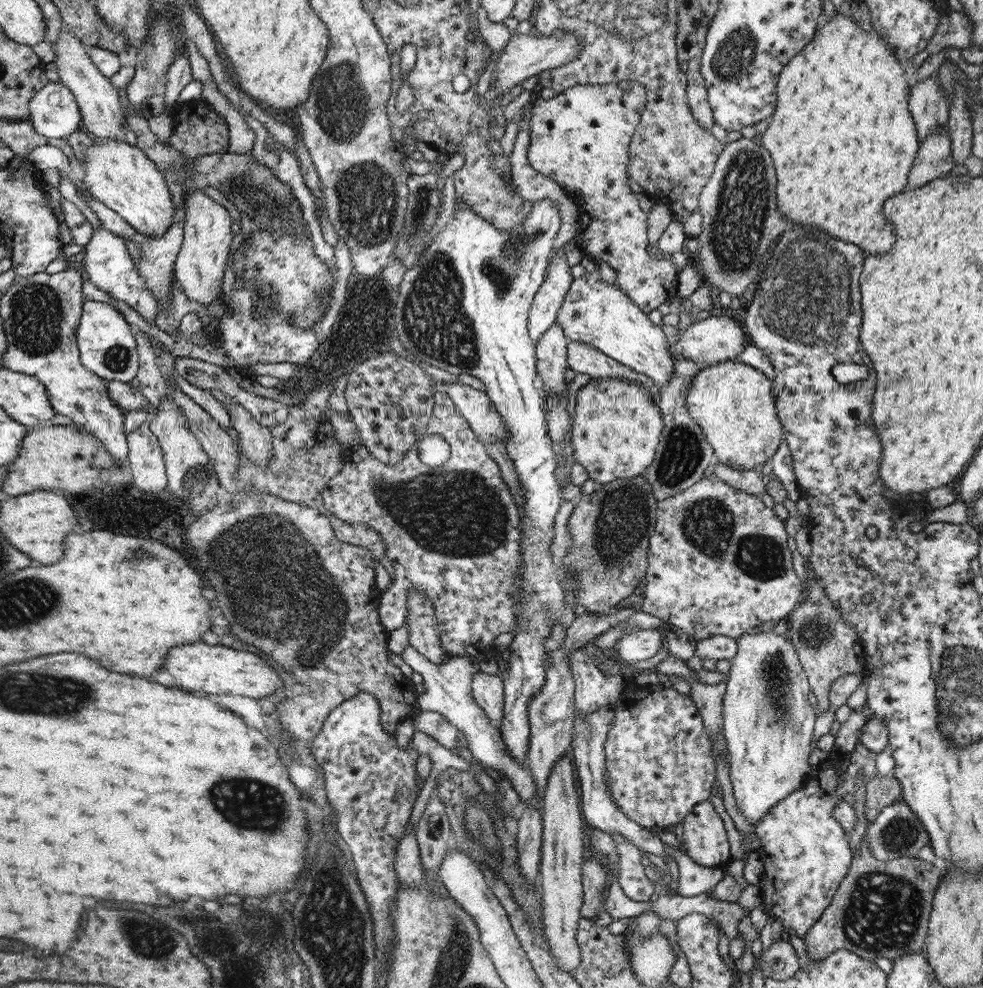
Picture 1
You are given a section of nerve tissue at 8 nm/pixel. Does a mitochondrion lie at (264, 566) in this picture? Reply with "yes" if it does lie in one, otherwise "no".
yes

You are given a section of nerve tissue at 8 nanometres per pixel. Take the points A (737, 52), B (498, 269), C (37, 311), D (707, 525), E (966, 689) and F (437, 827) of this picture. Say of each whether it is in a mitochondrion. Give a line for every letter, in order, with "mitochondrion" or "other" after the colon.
A: mitochondrion
B: mitochondrion
C: mitochondrion
D: mitochondrion
E: mitochondrion
F: other

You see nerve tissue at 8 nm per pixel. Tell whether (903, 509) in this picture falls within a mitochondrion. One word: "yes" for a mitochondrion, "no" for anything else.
no

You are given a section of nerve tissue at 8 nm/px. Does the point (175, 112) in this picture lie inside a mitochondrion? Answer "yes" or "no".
no

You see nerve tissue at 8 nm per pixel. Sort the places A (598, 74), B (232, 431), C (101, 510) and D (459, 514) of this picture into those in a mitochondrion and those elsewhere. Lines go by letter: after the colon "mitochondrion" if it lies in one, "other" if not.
A: other
B: other
C: other
D: mitochondrion

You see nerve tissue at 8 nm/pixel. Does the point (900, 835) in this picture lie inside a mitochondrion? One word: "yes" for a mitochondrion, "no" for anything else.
yes

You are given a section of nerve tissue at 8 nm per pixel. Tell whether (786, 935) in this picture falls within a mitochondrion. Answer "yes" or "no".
no

